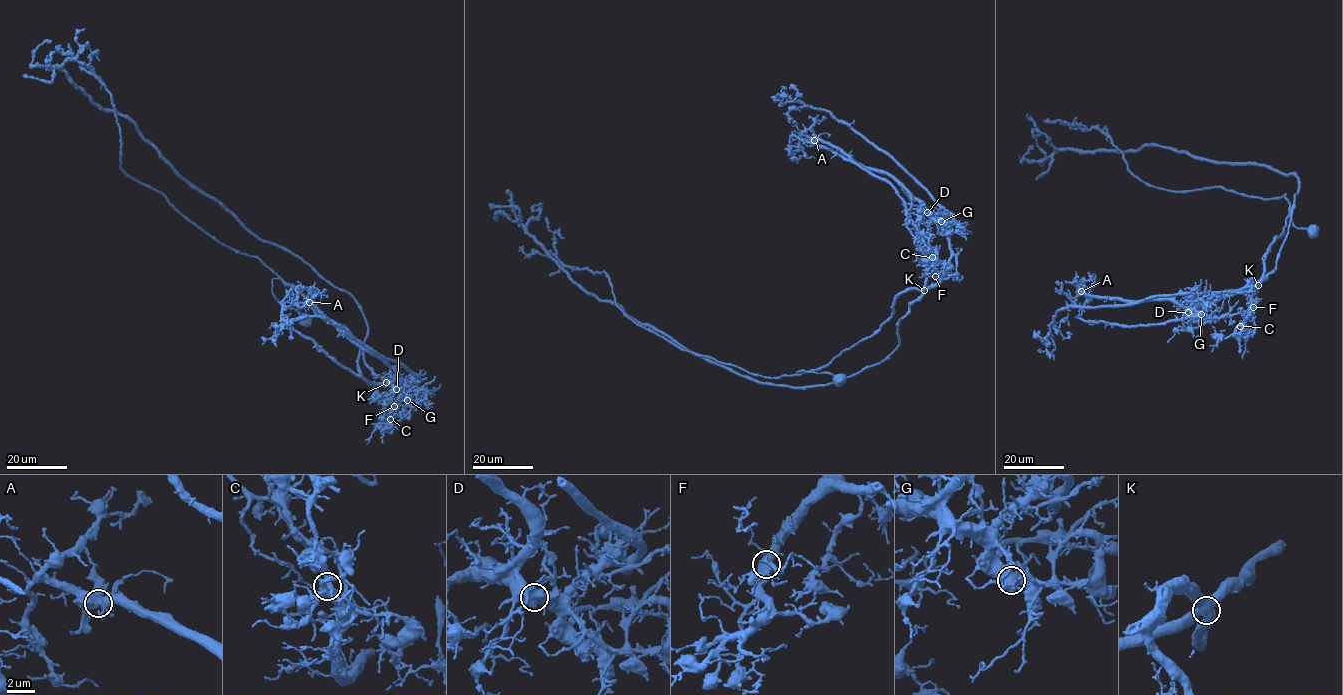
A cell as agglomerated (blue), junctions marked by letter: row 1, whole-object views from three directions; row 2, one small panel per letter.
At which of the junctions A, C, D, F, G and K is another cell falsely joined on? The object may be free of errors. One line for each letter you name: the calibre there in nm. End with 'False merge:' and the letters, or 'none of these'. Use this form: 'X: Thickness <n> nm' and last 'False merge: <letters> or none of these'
K: Thickness 650 nm
False merge: K

